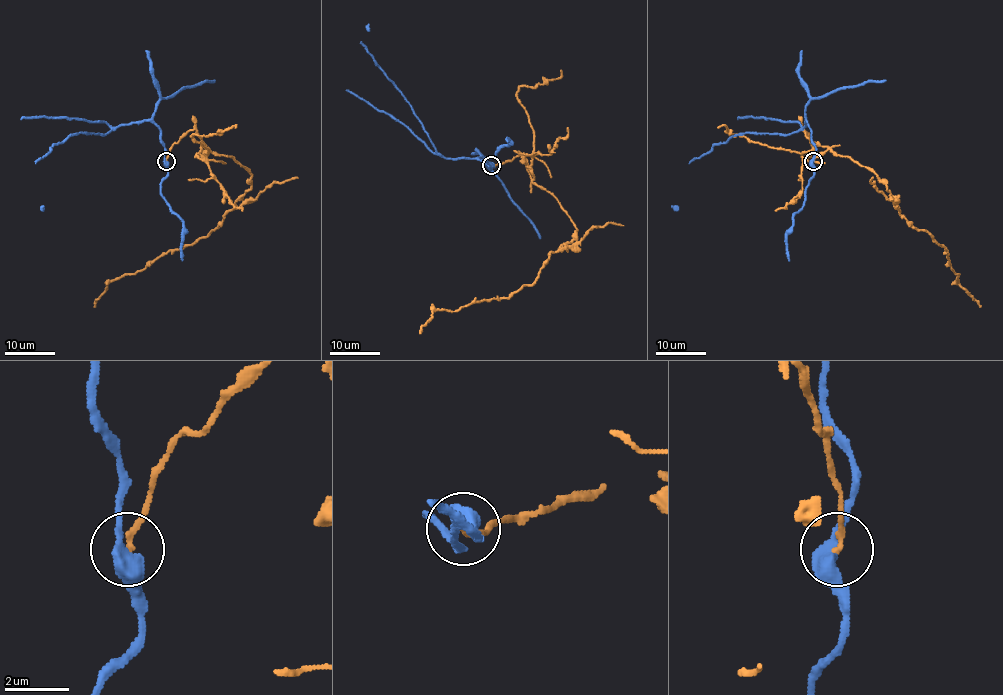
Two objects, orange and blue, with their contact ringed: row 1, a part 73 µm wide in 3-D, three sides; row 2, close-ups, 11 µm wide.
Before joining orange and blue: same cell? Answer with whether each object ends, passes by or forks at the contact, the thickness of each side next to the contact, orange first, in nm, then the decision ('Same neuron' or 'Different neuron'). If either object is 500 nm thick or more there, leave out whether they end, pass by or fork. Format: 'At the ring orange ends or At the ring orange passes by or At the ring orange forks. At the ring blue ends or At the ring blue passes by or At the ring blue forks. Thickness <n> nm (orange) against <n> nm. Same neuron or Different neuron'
At the ring orange ends. At the ring blue passes by. Thickness 190 nm (orange) against 440 nm. Different neuron

